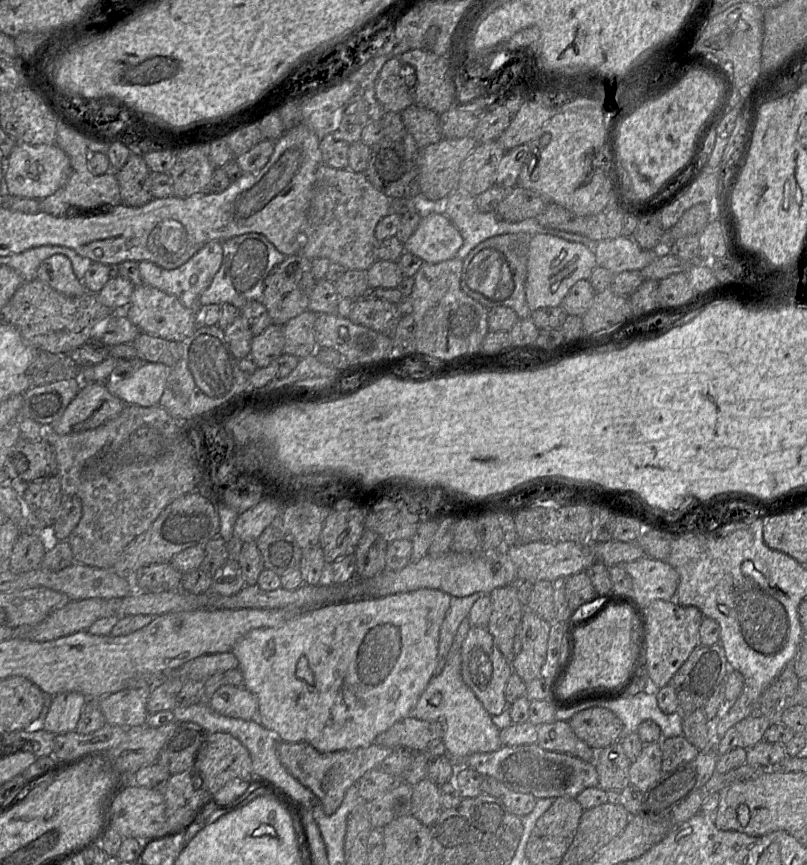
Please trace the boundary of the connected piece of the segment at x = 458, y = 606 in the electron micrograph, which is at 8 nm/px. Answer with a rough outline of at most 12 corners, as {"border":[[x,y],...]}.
{"border":[[484,594],[451,599],[440,629],[434,677],[444,668],[458,627]]}

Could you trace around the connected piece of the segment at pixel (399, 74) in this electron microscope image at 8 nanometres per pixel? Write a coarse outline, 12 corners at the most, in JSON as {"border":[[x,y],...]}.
{"border":[[398,57],[390,58],[374,82],[386,112],[414,103],[417,76]]}

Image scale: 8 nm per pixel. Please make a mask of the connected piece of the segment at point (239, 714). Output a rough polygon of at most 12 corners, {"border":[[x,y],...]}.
{"border":[[221,686],[209,701],[222,715],[258,719],[258,701],[244,686]]}

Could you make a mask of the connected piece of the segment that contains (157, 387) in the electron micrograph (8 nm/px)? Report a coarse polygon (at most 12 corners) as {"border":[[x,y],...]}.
{"border":[[143,362],[105,382],[126,405],[159,405],[171,368]]}

